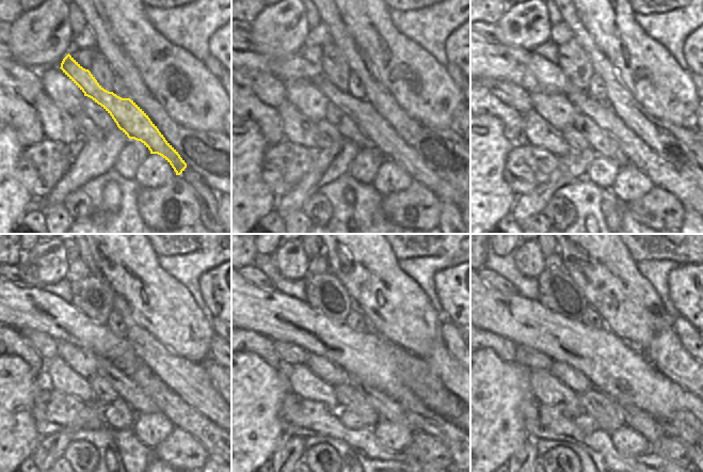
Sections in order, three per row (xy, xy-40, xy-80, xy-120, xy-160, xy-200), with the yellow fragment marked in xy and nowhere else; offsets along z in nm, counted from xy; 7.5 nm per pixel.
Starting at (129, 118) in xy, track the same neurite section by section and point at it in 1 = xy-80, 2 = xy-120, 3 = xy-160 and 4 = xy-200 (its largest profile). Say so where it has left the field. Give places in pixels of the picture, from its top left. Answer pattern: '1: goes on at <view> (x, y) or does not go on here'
1: goes on at xy-80 (661, 174)
2: goes on at xy-120 (182, 415)
3: goes on at xy-160 (420, 417)
4: goes on at xy-200 (676, 429)

